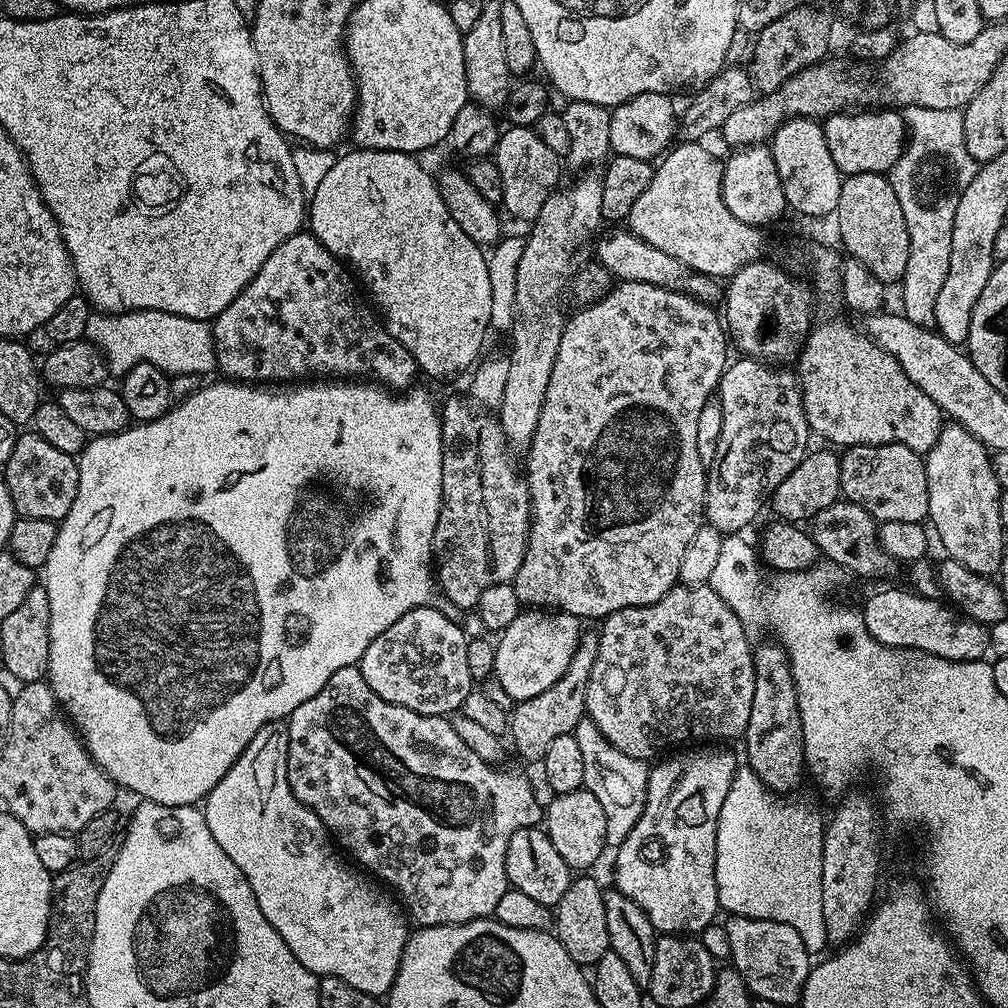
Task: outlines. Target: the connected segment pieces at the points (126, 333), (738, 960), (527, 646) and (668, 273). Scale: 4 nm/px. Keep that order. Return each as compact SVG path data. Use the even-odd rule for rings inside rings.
M125 312L105 320L108 321L101 326L100 336L108 351L108 368L117 378L139 364L153 364L172 378L192 376L213 367L210 328L203 320L169 312Z
M729 915L724 932L728 935L728 952L732 955L731 967L742 973L744 985L756 1000L799 1005L804 983L810 971L810 954L798 938L794 926L786 926L773 920L759 920L745 916Z
M521 610L514 618L514 622L510 622L510 626L503 628L499 633L500 645L497 643L494 648L496 653L494 676L500 679L501 688L512 702L534 698L542 694L542 690L554 686L554 682L569 675L571 668L568 667L571 666L572 659L576 656L576 647L580 644L580 624L582 624L581 617L571 616L569 612Z
M621 230L602 240L595 245L595 259L600 259L597 260L599 267L605 268L609 274L616 275L617 272L621 283L654 285L672 292L687 293L688 296L707 304L713 303L712 300L717 294L719 297L720 286L718 290L719 283L713 277L693 271L680 259L671 258L670 254L662 254L662 250L654 250L654 246L642 242L627 230Z

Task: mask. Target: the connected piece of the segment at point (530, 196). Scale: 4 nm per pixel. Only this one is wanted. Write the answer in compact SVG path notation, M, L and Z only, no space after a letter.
M509 127L509 132L499 137L494 149L494 161L501 172L502 190L504 198L502 201L503 207L508 207L514 215L520 220L533 222L538 218L542 204L550 198L552 192L555 192L560 180L560 164L561 157L554 154L554 150L550 150L550 146L546 146L546 142L542 142L542 138L536 136L535 131L531 127Z

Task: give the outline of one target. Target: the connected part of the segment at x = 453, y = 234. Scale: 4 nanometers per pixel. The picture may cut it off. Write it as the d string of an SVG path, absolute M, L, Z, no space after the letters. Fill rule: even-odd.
M355 151L346 153L341 160L340 157L333 159L330 174L326 174L326 178L322 178L322 183L318 185L318 190L311 193L310 224L312 220L312 225L310 225L310 231L312 235L319 238L322 246L326 246L326 250L333 252L337 260L347 262L349 265L352 263L356 267L357 273L355 272L355 275L357 277L360 275L364 279L364 284L368 287L369 294L372 295L373 301L371 300L371 303L379 309L382 316L382 311L384 311L385 317L383 316L383 319L398 333L400 344L412 352L417 367L423 375L425 372L428 376L452 376L455 372L462 371L463 368L471 369L481 359L480 347L484 344L484 335L490 332L492 322L490 270L488 269L488 256L485 249L467 236L462 230L462 226L458 226L458 222L454 222L454 218L446 210L446 204L442 202L440 190L436 187L433 175L428 174L429 169L420 163L415 155L407 152Z

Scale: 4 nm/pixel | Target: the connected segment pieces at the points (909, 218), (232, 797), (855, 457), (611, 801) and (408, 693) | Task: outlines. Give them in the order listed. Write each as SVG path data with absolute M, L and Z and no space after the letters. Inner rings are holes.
M917 104L905 105L902 110L907 130L904 152L899 156L888 173L894 194L906 221L907 234L910 237L910 257L907 259L904 277L900 281L902 287L902 314L918 326L933 327L935 325L935 298L948 274L950 252L952 248L952 226L954 216L962 194L966 192L970 182L974 180L979 163L966 149L964 115L959 109L934 110L933 107L919 107Z
M276 730L259 732L252 739L231 770L203 801L206 826L210 826L214 842L226 850L230 862L234 862L234 866L242 870L246 882L250 882L250 890L254 890L254 898L262 914L266 914L266 922L282 934L282 942L294 950L294 958L298 958L306 970L315 972L317 977L342 978L342 982L350 982L350 986L362 990L362 994L387 997L410 935L409 917L375 879L357 870L341 855L324 823L298 802L286 782L281 782L287 763L288 738L283 731L272 731Z
M853 444L843 449L840 459L840 491L849 504L862 506L873 520L921 523L928 516L926 470L921 453L905 444Z
M585 718L578 722L575 730L578 747L582 750L584 763L584 787L602 802L602 810L606 810L606 838L608 844L619 846L630 834L630 830L638 822L644 809L648 793L649 765L627 756L623 747L617 746L611 740L600 736L592 729L591 719Z
M413 606L398 618L398 622L394 622L394 626L390 626L390 630L382 630L382 634L370 642L364 656L358 661L358 667L370 690L374 690L383 700L406 706L406 710L414 710L423 716L447 717L463 709L466 698L474 691L470 666L466 666L468 642L469 637L464 636L463 630L446 613L436 608Z

